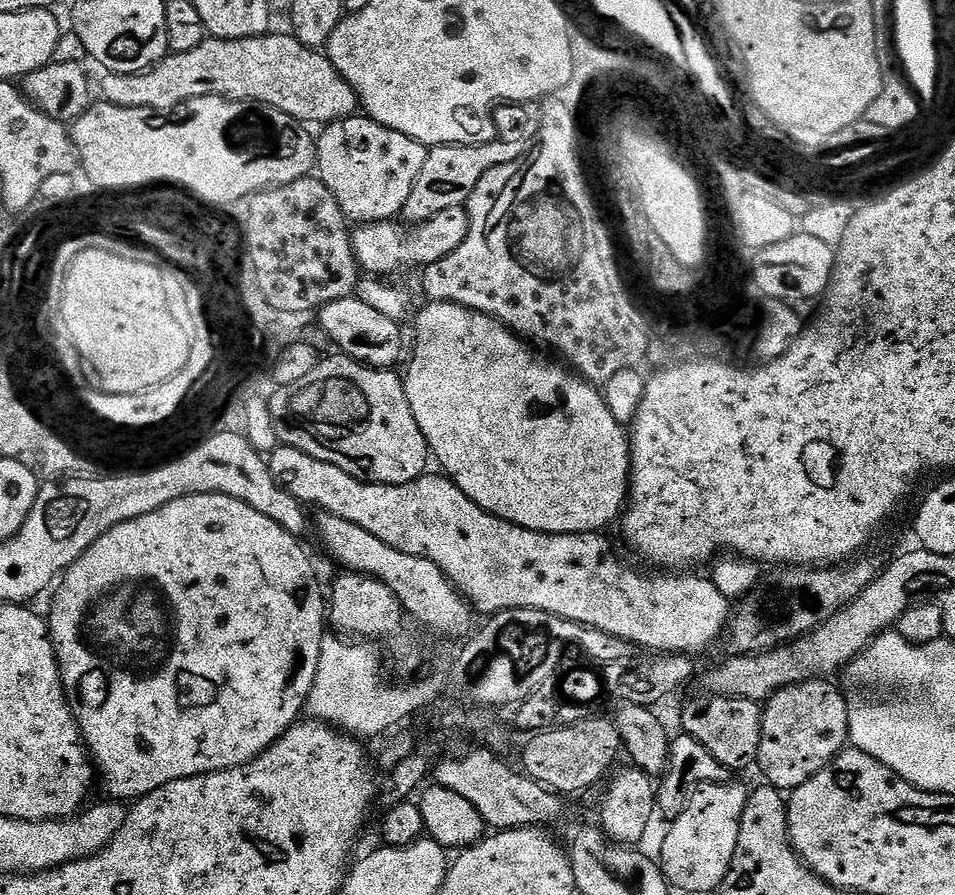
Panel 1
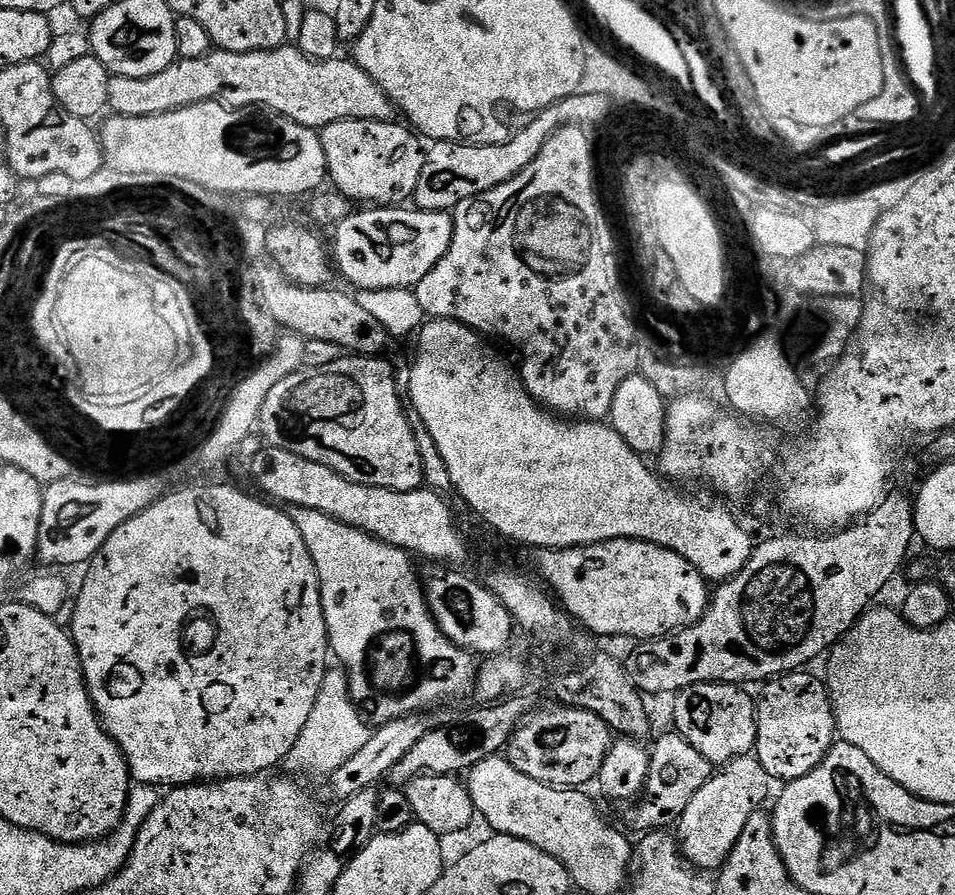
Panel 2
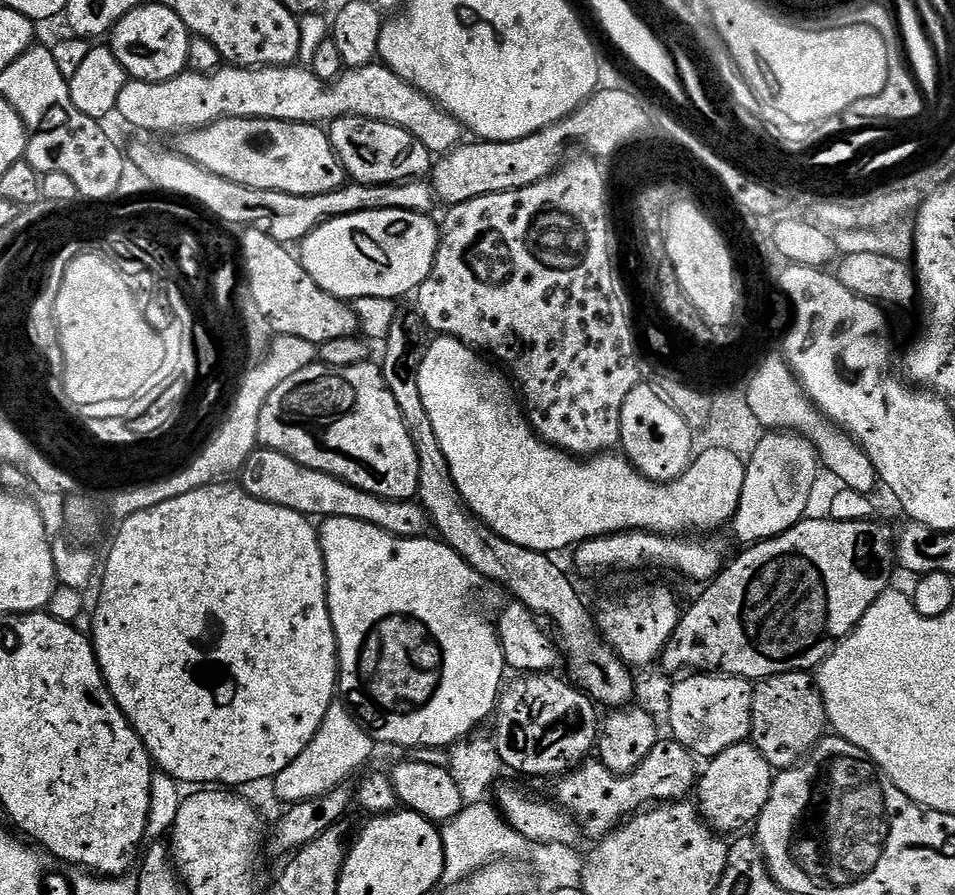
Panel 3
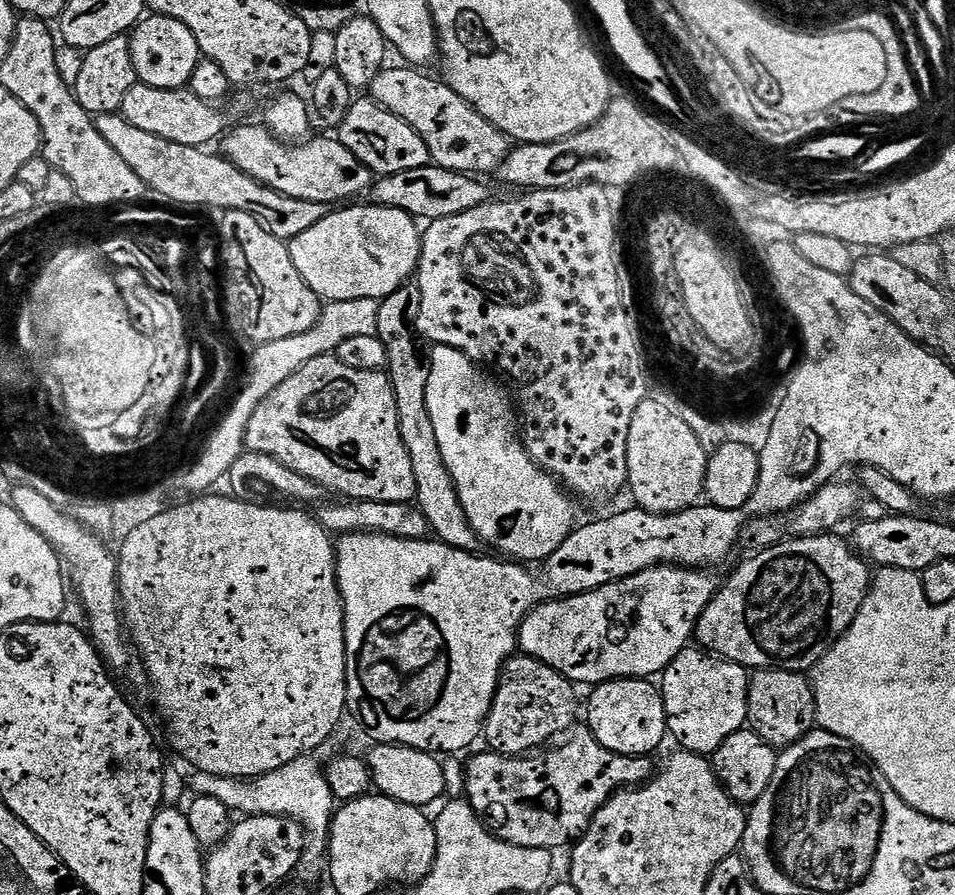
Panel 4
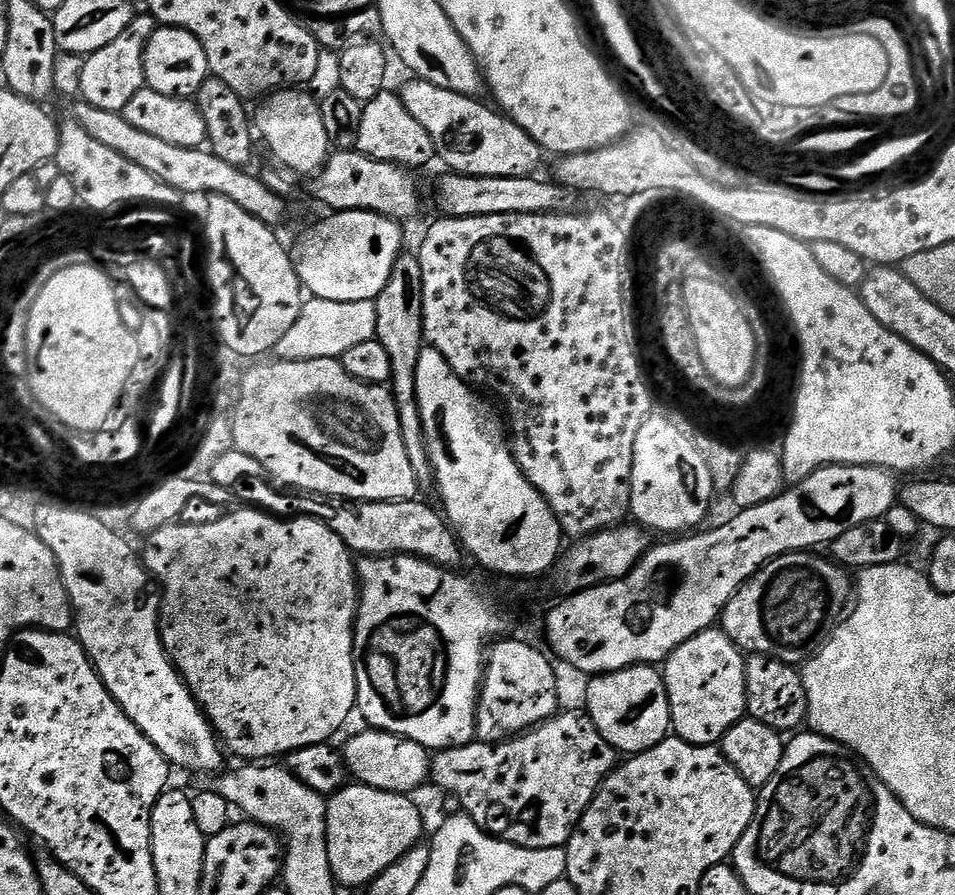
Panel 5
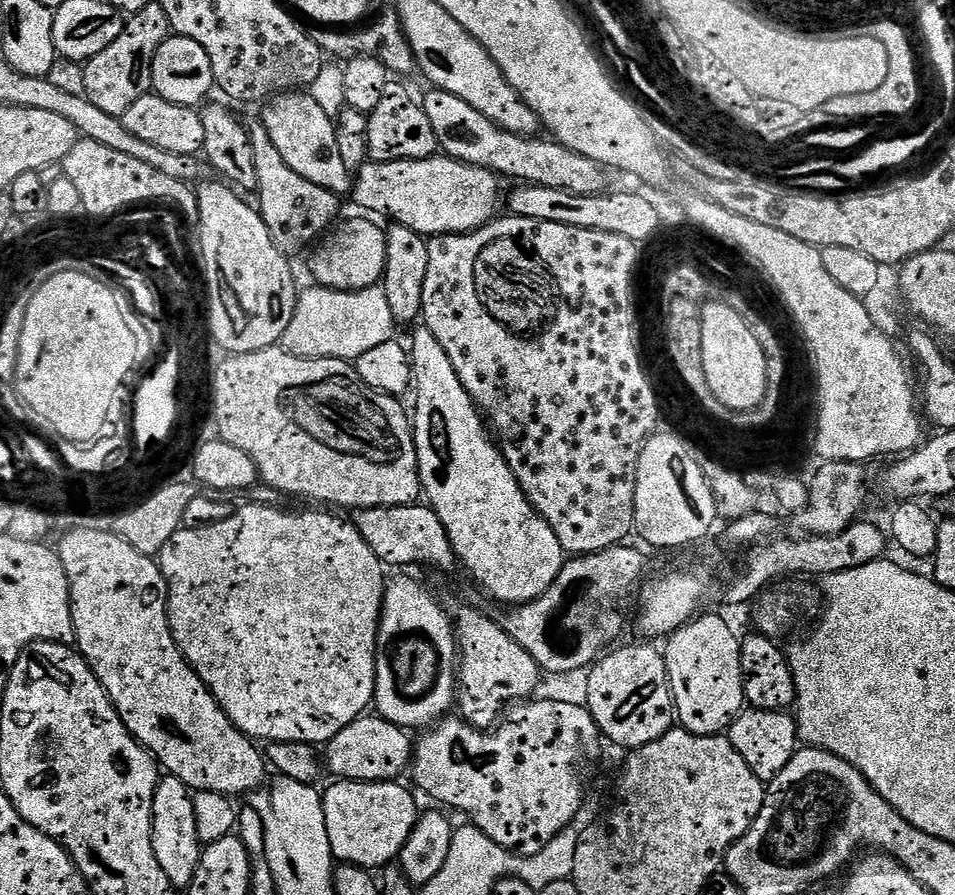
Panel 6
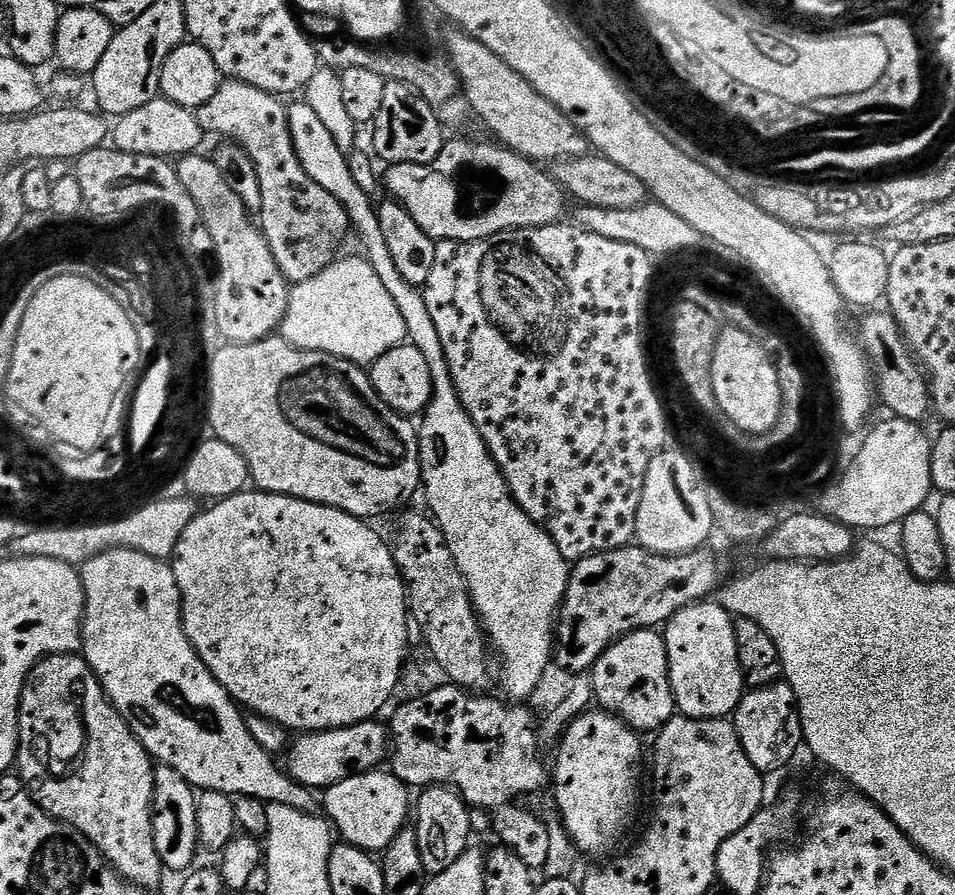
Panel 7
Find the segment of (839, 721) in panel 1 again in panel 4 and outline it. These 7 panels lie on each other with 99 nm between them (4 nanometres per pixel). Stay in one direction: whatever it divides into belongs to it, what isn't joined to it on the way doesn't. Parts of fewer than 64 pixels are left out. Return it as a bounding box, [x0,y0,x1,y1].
[747,668,817,750]

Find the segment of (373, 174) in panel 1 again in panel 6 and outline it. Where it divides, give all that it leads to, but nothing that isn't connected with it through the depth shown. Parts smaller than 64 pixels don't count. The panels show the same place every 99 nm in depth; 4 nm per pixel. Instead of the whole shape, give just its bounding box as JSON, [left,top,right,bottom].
[367,82,438,162]

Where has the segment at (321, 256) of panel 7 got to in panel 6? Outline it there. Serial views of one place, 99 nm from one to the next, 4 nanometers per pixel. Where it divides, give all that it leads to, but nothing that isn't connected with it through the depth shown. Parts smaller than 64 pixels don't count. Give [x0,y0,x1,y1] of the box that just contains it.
[251,123,341,254]

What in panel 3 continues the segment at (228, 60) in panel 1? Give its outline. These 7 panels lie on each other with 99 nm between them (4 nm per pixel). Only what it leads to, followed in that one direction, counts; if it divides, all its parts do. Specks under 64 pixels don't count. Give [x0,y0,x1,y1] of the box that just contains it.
[115,62,462,154]

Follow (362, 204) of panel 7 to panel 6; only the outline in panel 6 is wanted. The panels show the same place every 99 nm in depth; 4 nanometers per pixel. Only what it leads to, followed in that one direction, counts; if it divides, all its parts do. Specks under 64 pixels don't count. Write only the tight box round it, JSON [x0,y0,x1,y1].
[262,91,354,194]

